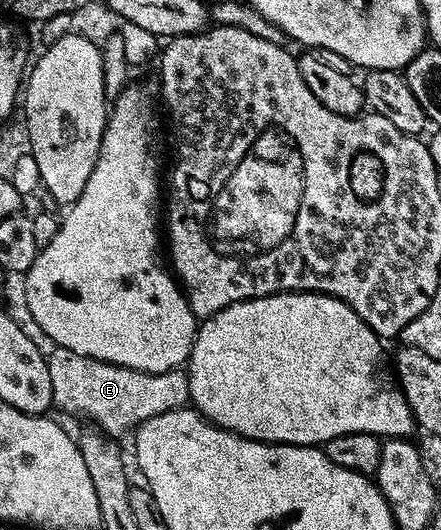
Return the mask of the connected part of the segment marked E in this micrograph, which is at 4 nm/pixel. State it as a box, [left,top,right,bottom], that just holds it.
[46,345,190,435]

